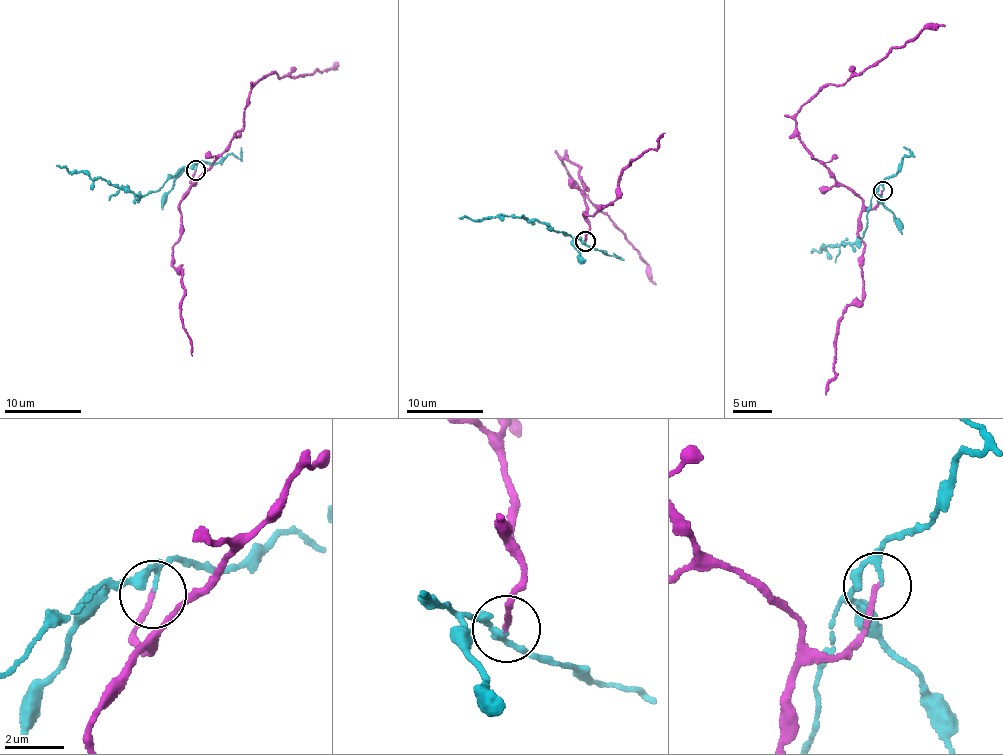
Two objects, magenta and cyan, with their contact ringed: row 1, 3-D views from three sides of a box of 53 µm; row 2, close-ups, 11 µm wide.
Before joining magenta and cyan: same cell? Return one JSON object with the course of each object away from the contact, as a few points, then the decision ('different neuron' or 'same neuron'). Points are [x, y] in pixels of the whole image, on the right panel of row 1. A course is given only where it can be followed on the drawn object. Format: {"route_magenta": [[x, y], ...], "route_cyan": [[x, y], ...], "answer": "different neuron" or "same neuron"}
{"route_magenta": [[882, 190], [871, 208], [836, 184], [800, 140], [795, 119], [829, 84], [842, 84], [923, 30], [944, 26]], "route_cyan": [[882, 190], [881, 184], [873, 194], [863, 237], [856, 243], [845, 242], [810, 252]], "answer": "different neuron"}

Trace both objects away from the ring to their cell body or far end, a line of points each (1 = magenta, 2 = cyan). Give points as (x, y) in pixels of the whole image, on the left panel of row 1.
1: (195, 170), (194, 184), (243, 127), (244, 109), (259, 82), (276, 72), (280, 78), (336, 66), (337, 70)
2: (195, 170), (196, 164), (182, 167), (157, 190), (136, 196), (129, 189), (56, 165)

